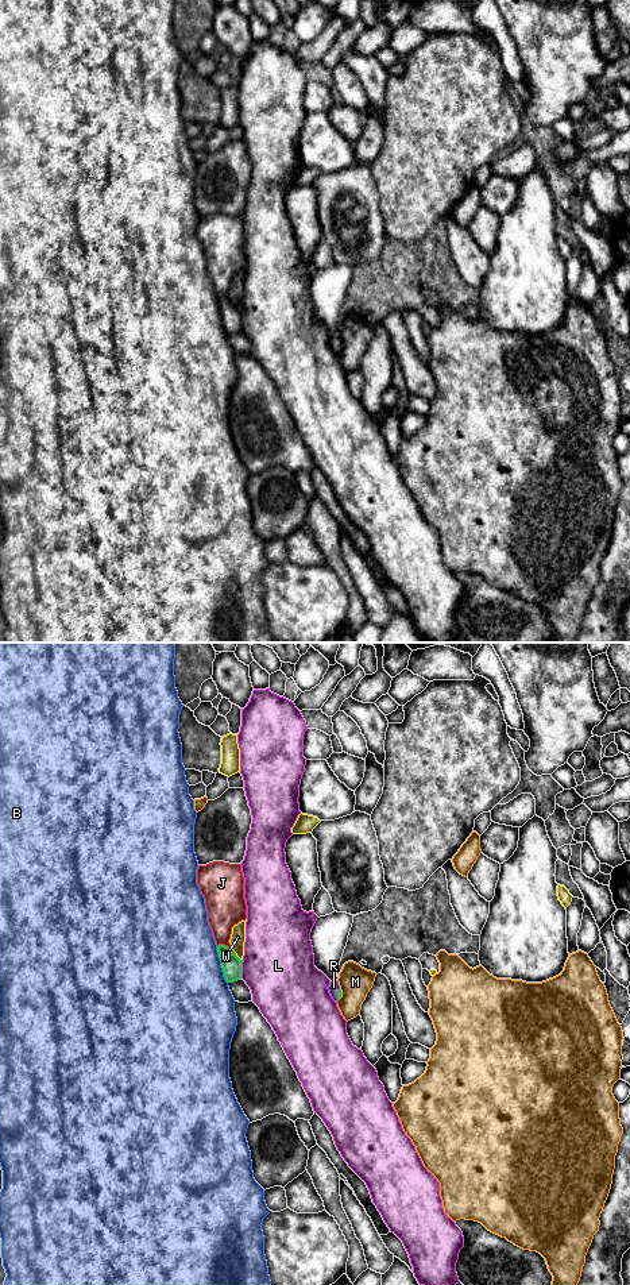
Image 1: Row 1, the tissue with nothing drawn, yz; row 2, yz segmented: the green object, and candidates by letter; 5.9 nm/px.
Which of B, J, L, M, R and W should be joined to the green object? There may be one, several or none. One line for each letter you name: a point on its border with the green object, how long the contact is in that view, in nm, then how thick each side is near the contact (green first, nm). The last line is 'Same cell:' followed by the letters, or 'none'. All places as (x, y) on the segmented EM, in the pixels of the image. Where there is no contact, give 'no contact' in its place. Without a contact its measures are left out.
R: contact yz (337, 994); length 70 nm; calibres 30 and 70 nm
Same cell: R

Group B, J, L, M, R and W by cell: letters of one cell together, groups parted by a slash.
B / J / L / M / R / W

